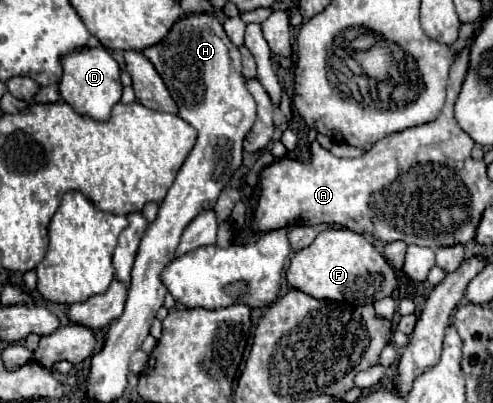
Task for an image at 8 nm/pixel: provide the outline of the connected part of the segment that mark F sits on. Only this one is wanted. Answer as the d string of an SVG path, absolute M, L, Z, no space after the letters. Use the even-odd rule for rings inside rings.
M322 230L316 240L294 254L290 268L286 272L286 282L290 288L300 290L312 298L348 302L354 306L374 304L380 298L392 294L398 286L396 272L388 266L382 250L362 234L352 230Z

